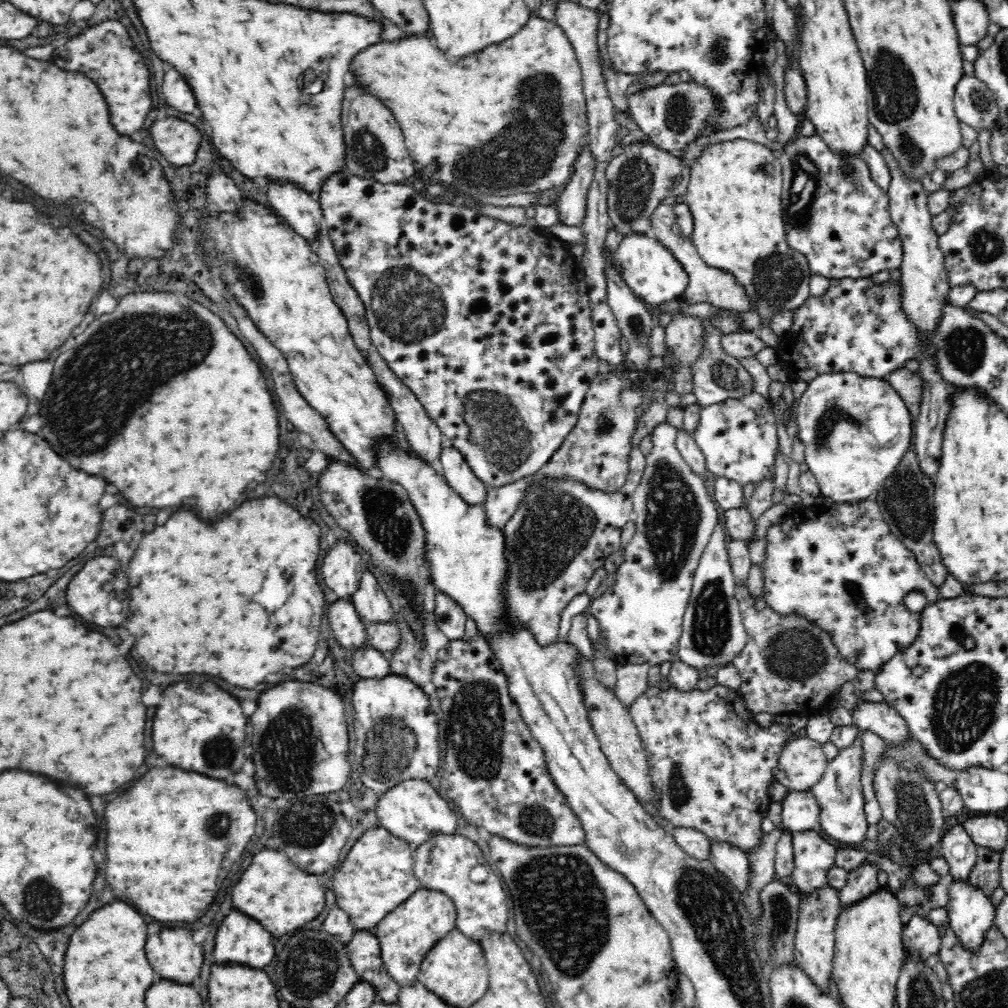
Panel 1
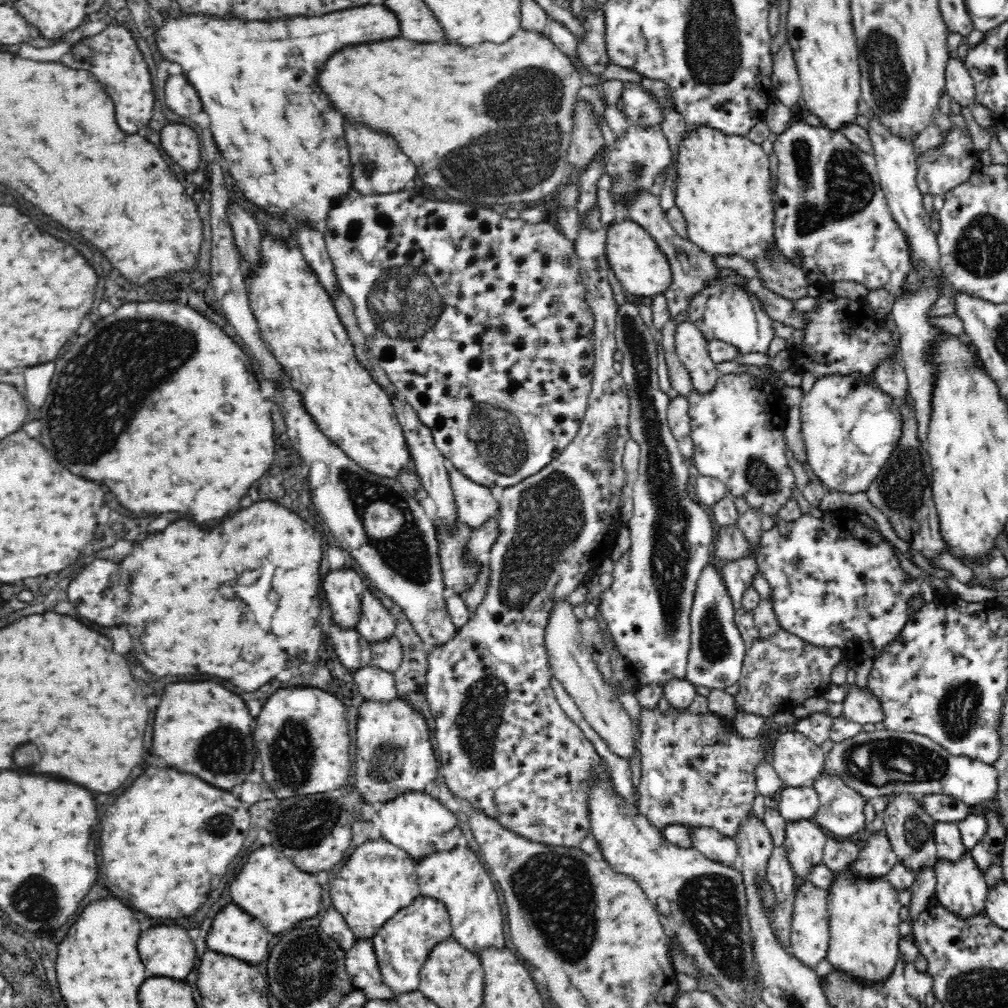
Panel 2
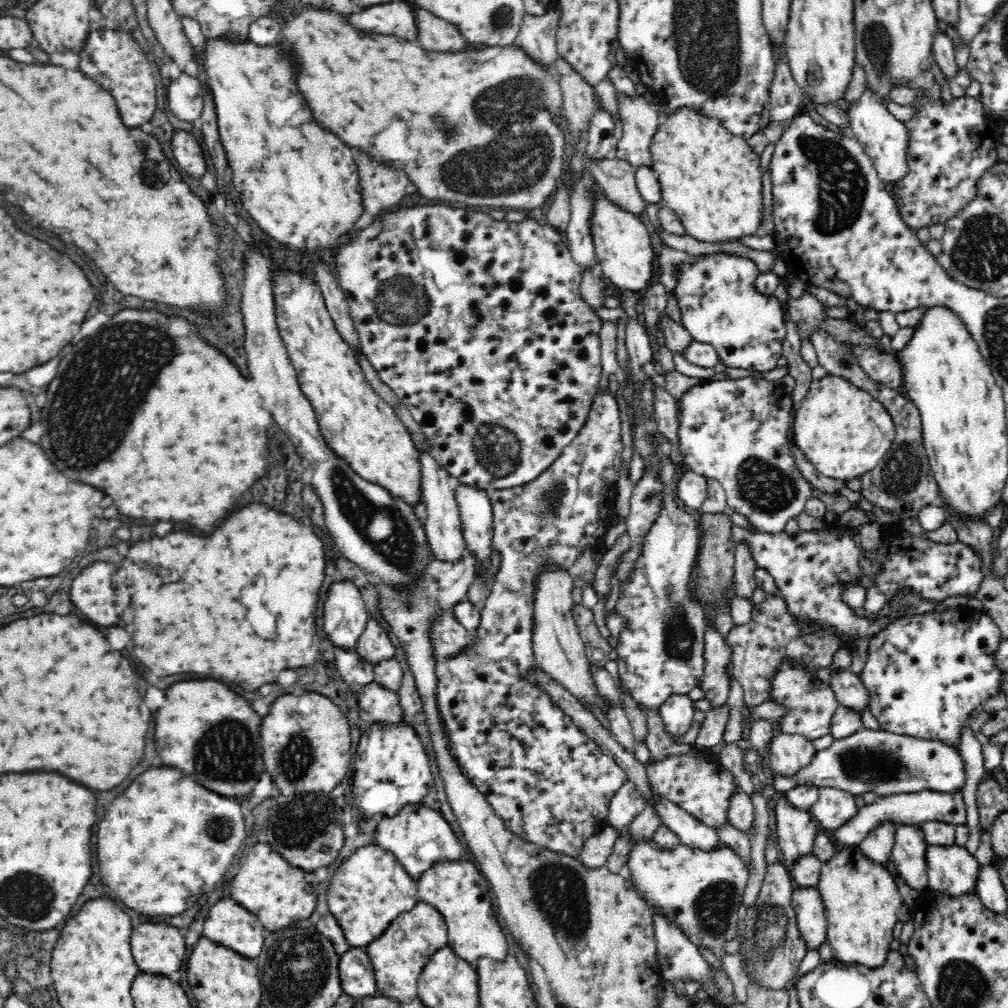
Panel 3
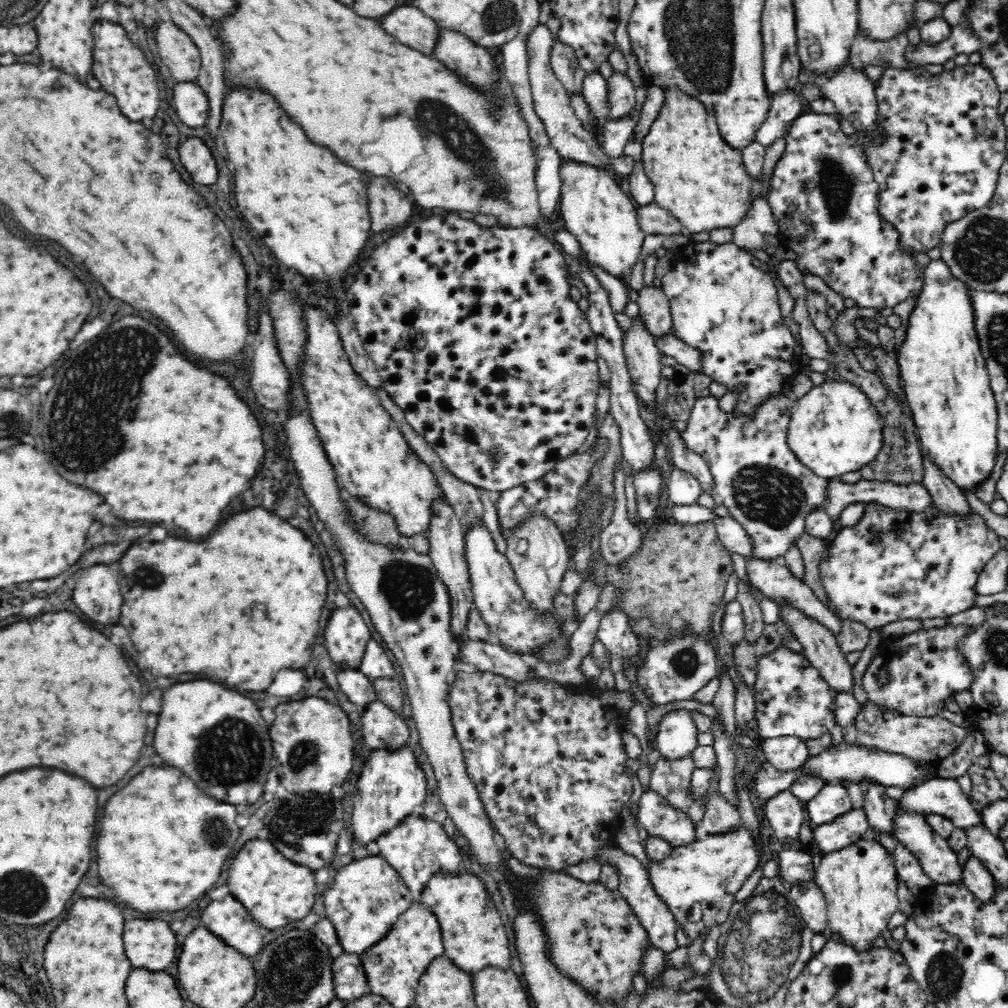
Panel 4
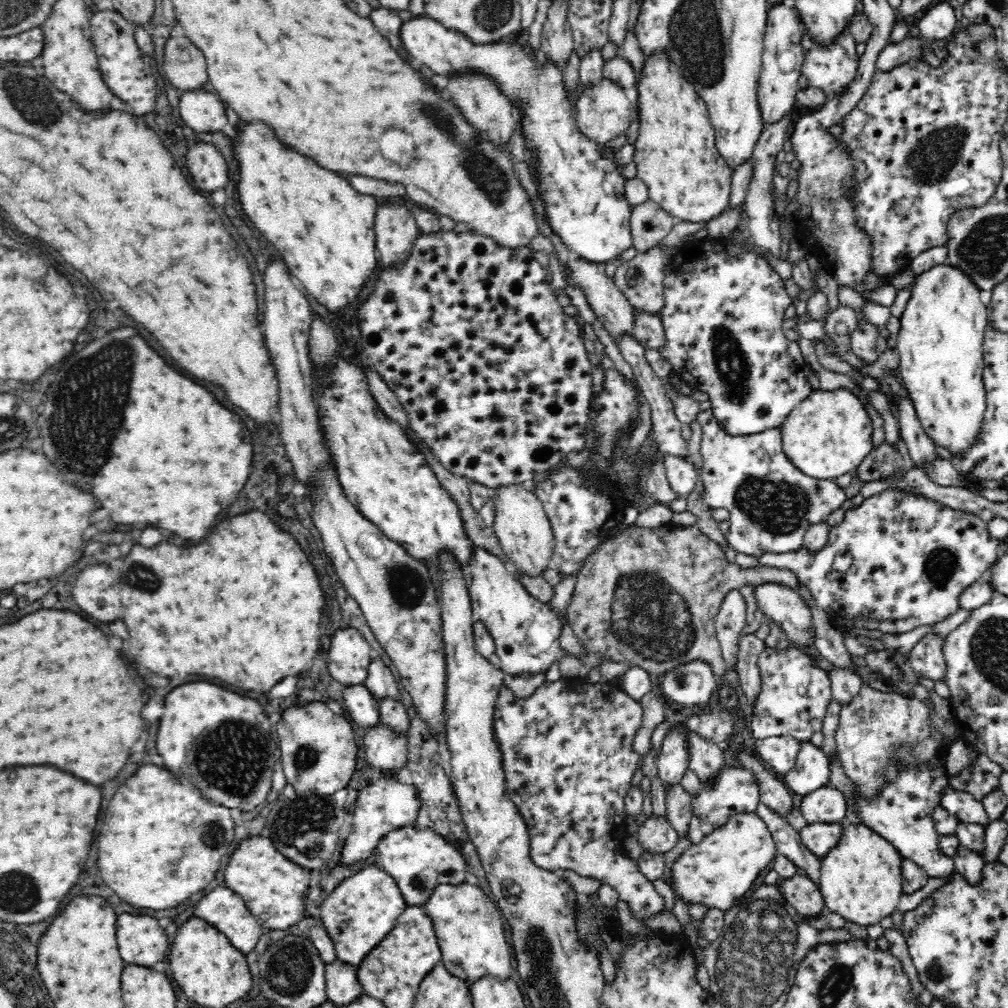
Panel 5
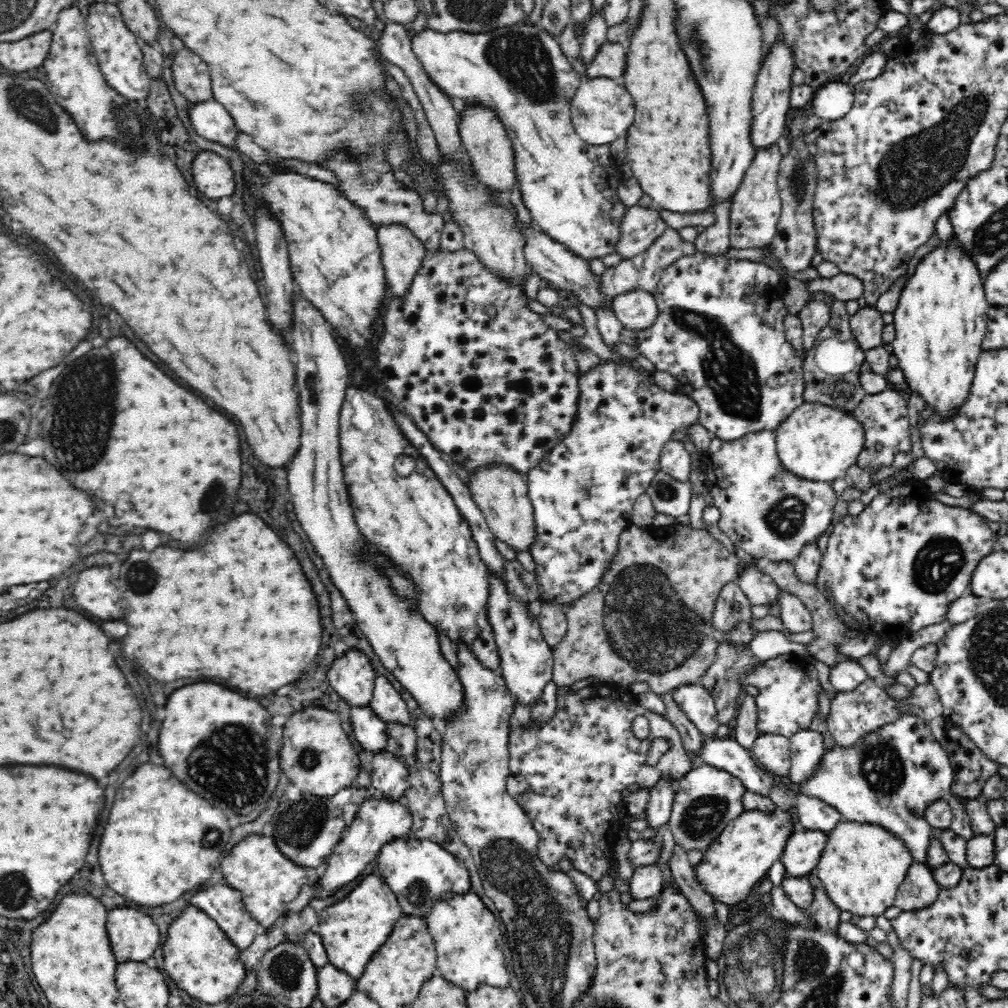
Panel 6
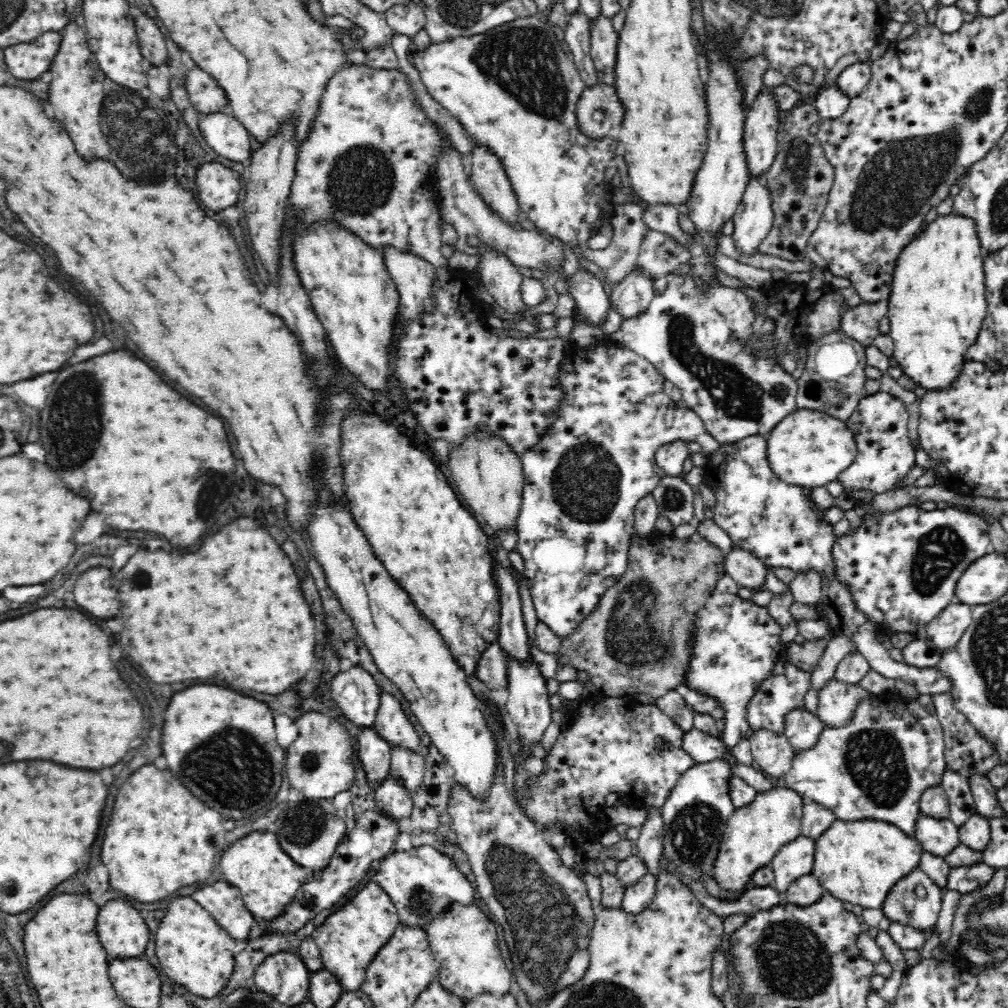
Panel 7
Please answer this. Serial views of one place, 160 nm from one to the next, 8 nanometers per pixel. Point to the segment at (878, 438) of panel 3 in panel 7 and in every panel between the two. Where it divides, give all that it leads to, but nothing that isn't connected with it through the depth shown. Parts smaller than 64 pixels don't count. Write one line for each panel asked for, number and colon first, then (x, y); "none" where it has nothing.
4: (834, 429)
5: (828, 434)
6: (817, 442)
7: (807, 448)

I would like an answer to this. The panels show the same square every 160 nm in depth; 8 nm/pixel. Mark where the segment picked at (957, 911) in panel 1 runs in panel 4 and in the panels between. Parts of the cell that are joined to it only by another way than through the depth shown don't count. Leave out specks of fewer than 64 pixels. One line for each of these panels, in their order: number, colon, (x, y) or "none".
2: (960, 887)
3: (951, 869)
4: (939, 861)

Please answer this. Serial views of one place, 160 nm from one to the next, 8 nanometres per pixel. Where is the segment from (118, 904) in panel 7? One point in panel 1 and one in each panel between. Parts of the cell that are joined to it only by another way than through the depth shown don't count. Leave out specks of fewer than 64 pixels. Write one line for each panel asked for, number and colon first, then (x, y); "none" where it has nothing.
1: (174, 954)
2: (168, 951)
3: (158, 948)
4: (151, 944)
5: (141, 940)
6: (134, 936)

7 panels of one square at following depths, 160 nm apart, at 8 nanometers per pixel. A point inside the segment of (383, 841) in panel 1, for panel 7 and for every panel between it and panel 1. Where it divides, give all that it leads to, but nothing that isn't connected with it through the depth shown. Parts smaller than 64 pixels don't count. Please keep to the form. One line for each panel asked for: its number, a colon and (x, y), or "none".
2: (379, 879)
3: (370, 889)
4: (366, 898)
5: (358, 914)
6: (353, 930)
7: (348, 940)

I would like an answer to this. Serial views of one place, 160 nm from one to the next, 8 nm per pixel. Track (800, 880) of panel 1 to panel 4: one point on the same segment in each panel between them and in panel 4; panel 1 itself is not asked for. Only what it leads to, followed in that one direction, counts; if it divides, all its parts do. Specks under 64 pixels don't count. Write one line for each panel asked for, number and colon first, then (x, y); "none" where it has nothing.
2: (804, 841)
3: (795, 829)
4: (785, 813)

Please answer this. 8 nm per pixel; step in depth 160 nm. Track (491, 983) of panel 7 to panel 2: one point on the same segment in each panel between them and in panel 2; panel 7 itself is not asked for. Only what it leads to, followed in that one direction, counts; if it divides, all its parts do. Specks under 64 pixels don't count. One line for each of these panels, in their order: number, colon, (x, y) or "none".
2: (456, 878)
3: (462, 895)
4: (473, 935)
5: (468, 926)
6: (467, 936)

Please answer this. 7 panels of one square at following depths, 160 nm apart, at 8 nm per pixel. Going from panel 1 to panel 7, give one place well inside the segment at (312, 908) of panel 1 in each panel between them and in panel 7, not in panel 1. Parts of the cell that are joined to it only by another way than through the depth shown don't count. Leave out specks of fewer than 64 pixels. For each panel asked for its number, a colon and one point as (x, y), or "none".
2: (269, 887)
3: (278, 894)
4: (276, 891)
5: (273, 888)
6: (268, 880)
7: (268, 879)

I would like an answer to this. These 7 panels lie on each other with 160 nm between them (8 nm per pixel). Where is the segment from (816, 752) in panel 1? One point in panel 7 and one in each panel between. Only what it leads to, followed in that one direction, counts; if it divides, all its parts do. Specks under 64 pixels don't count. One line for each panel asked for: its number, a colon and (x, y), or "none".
2: (798, 761)
3: (789, 753)
4: (786, 753)
5: (779, 752)
6: (772, 750)
7: (773, 752)

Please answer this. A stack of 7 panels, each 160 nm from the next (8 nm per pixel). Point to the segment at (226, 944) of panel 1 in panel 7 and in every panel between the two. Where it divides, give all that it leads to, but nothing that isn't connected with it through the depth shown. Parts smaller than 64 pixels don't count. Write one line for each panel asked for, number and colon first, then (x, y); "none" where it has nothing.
2: (233, 932)
3: (228, 924)
4: (226, 918)
5: (227, 911)
6: (222, 903)
7: (222, 901)

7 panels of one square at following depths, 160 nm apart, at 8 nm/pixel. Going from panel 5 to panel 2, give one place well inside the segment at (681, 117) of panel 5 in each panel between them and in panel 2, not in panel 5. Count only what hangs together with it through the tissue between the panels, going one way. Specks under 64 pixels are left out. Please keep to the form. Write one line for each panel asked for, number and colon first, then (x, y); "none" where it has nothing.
2: (722, 188)
3: (710, 178)
4: (701, 180)

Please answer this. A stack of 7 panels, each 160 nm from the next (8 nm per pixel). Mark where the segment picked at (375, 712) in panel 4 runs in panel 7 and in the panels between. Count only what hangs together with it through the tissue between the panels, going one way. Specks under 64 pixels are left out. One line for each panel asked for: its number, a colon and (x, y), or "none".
5: (385, 749)
6: (389, 776)
7: (391, 799)

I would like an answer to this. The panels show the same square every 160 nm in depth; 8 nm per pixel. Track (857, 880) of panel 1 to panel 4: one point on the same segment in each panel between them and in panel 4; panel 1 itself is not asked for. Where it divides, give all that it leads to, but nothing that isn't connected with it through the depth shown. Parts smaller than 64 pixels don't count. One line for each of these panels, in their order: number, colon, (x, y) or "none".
2: (876, 858)
3: (877, 844)
4: (879, 808)

